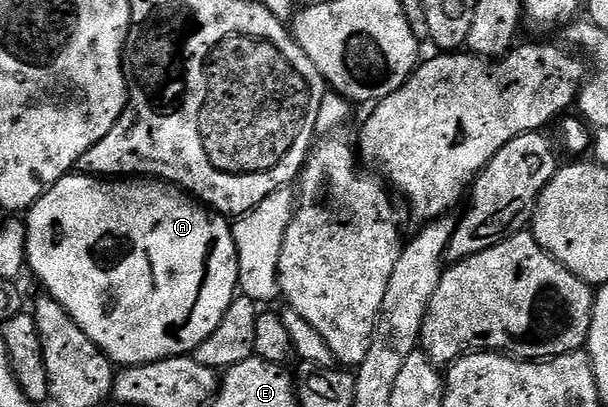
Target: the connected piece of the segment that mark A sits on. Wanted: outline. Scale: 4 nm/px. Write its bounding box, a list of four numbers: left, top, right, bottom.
[24,175,239,367]

